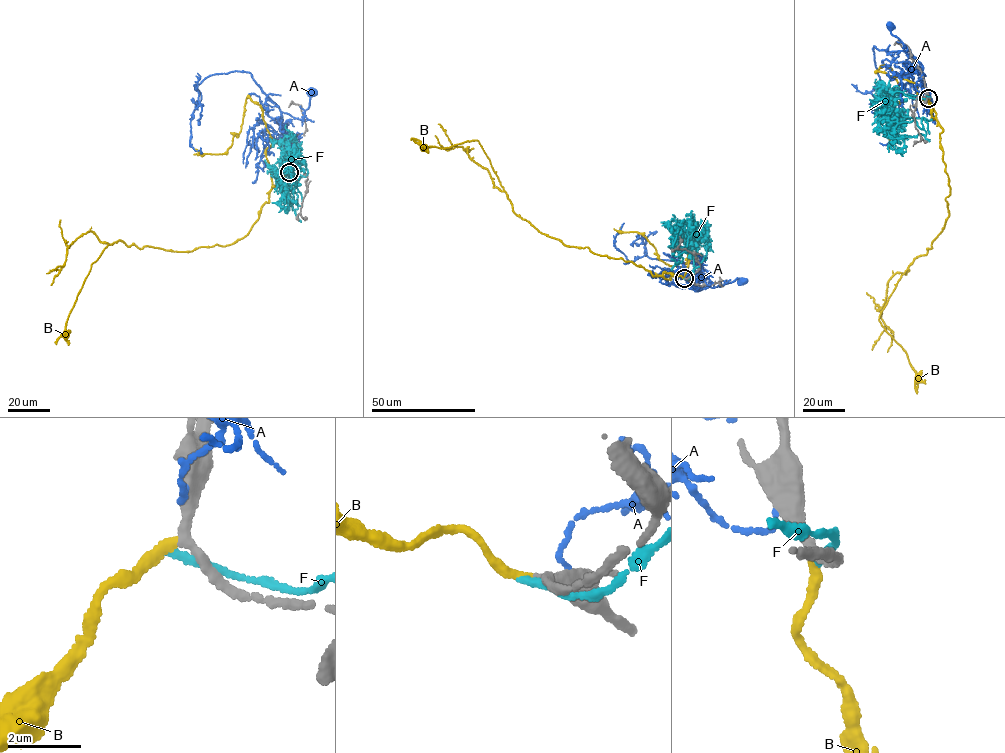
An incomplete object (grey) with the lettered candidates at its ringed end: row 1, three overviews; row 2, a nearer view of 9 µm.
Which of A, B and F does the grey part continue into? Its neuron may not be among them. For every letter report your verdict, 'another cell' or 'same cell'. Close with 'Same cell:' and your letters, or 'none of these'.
A: another cell
B: same cell
F: another cell
Same cell: B

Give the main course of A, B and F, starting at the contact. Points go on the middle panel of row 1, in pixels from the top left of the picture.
A: (686, 278), (696, 273), (694, 285), (697, 291), (705, 285), (715, 287), (737, 278), (742, 282)
B: (685, 278), (663, 272), (652, 275), (632, 262), (565, 246), (539, 231), (513, 212), (478, 140), (422, 146)
F: (685, 278), (693, 273), (696, 248), (678, 231), (672, 244), (676, 237), (671, 226), (661, 222)

